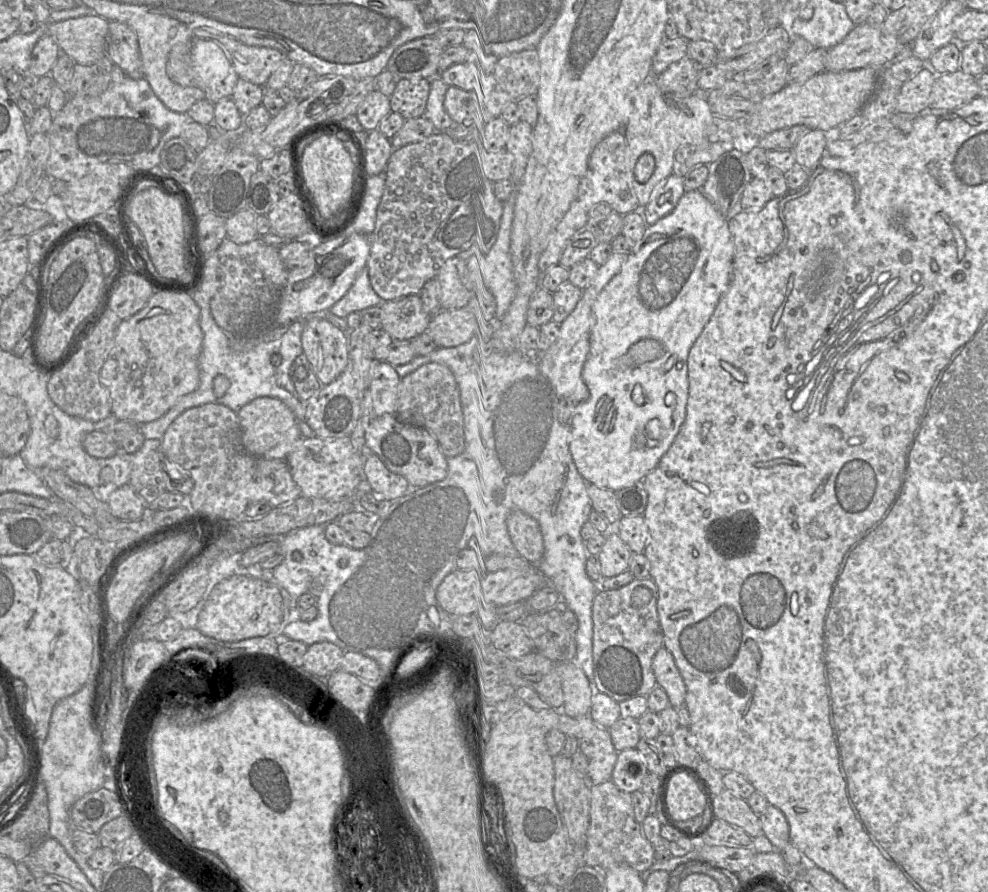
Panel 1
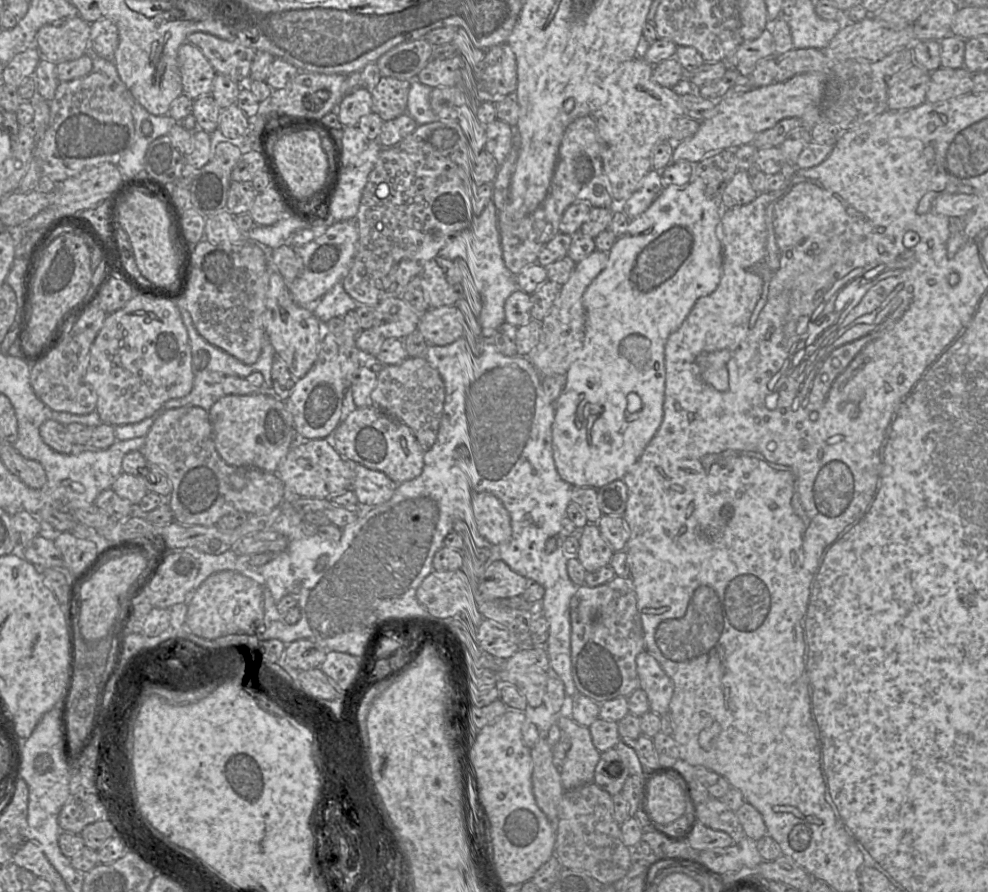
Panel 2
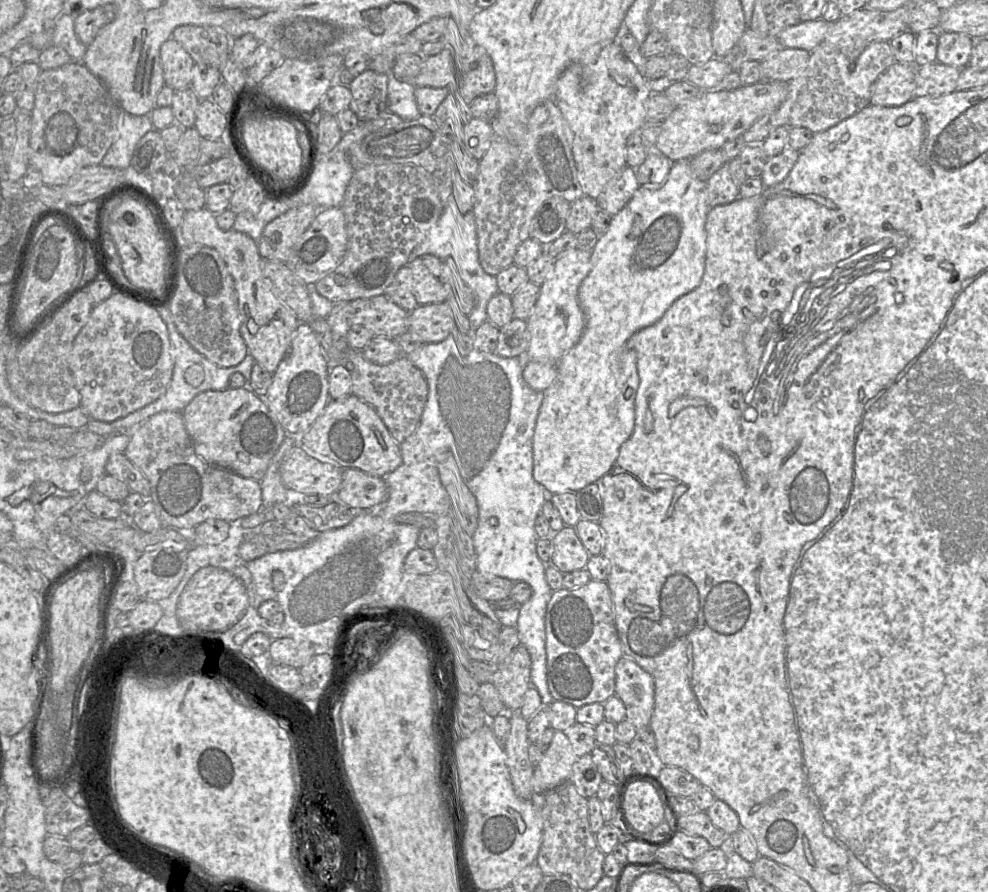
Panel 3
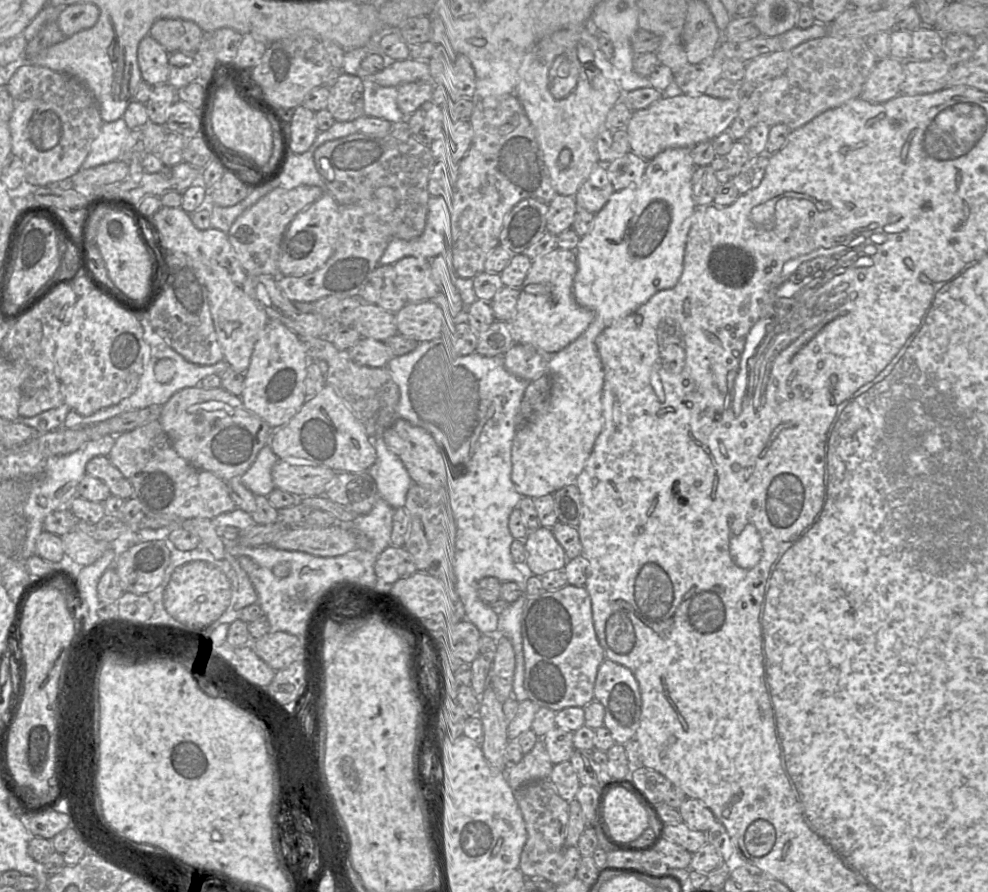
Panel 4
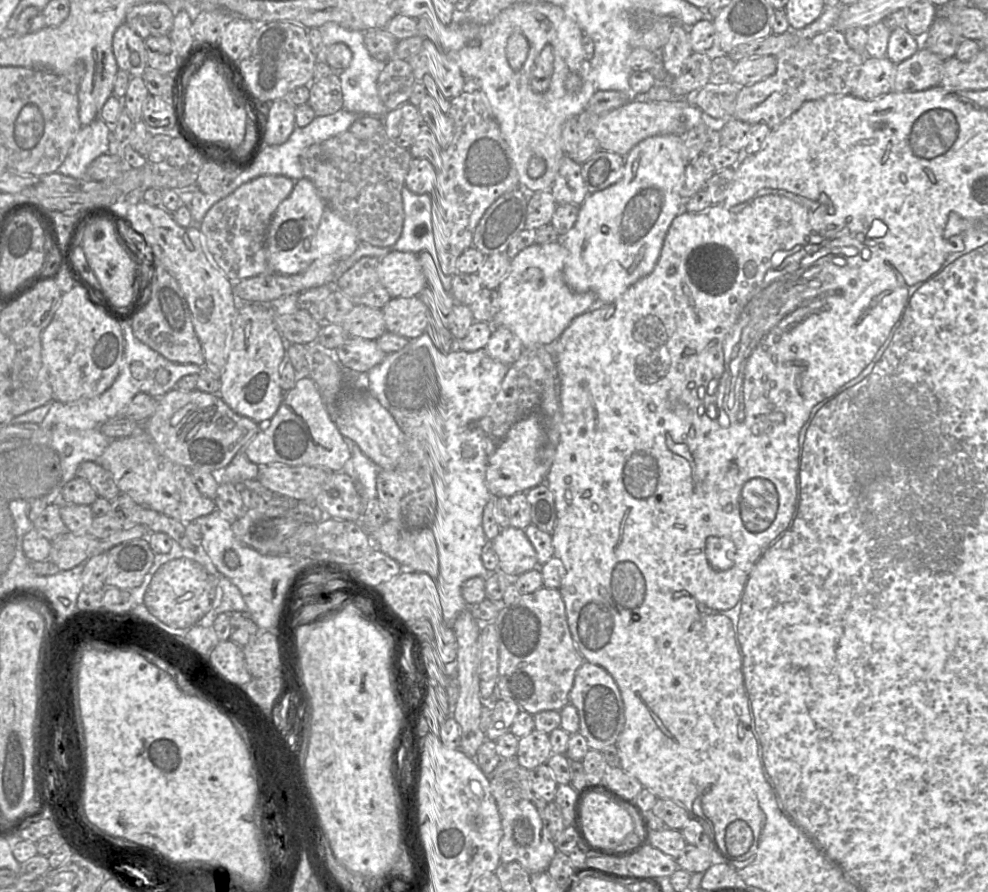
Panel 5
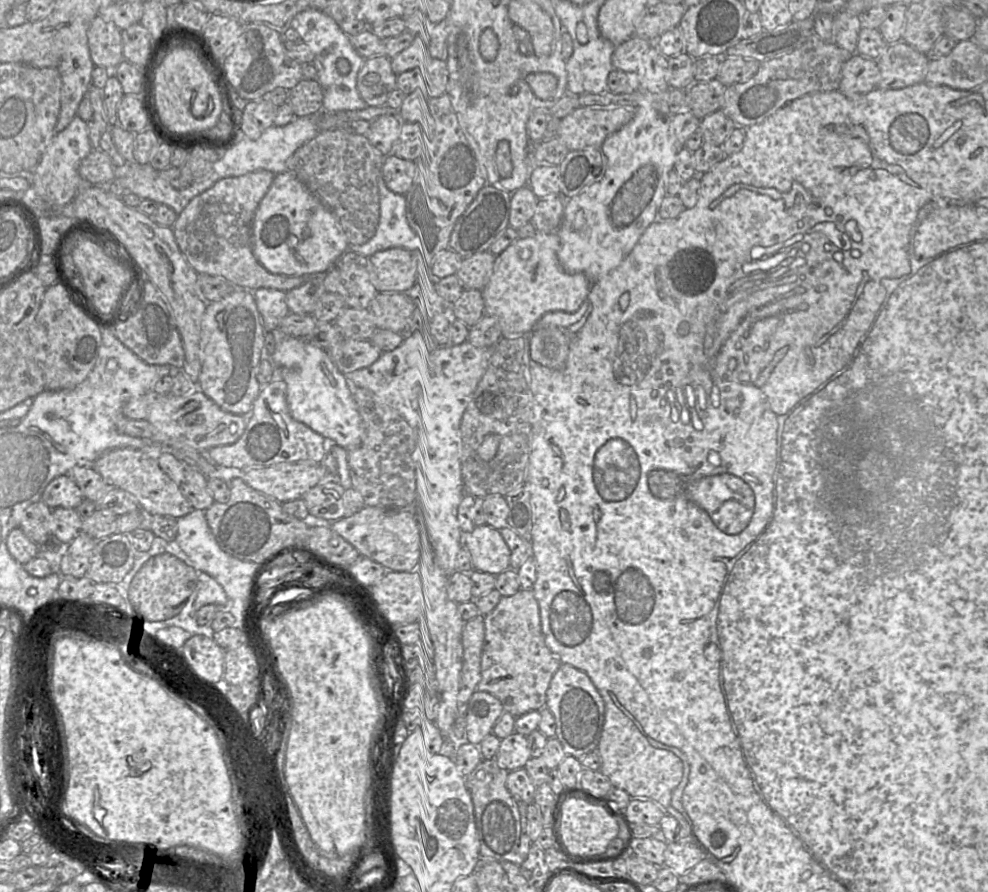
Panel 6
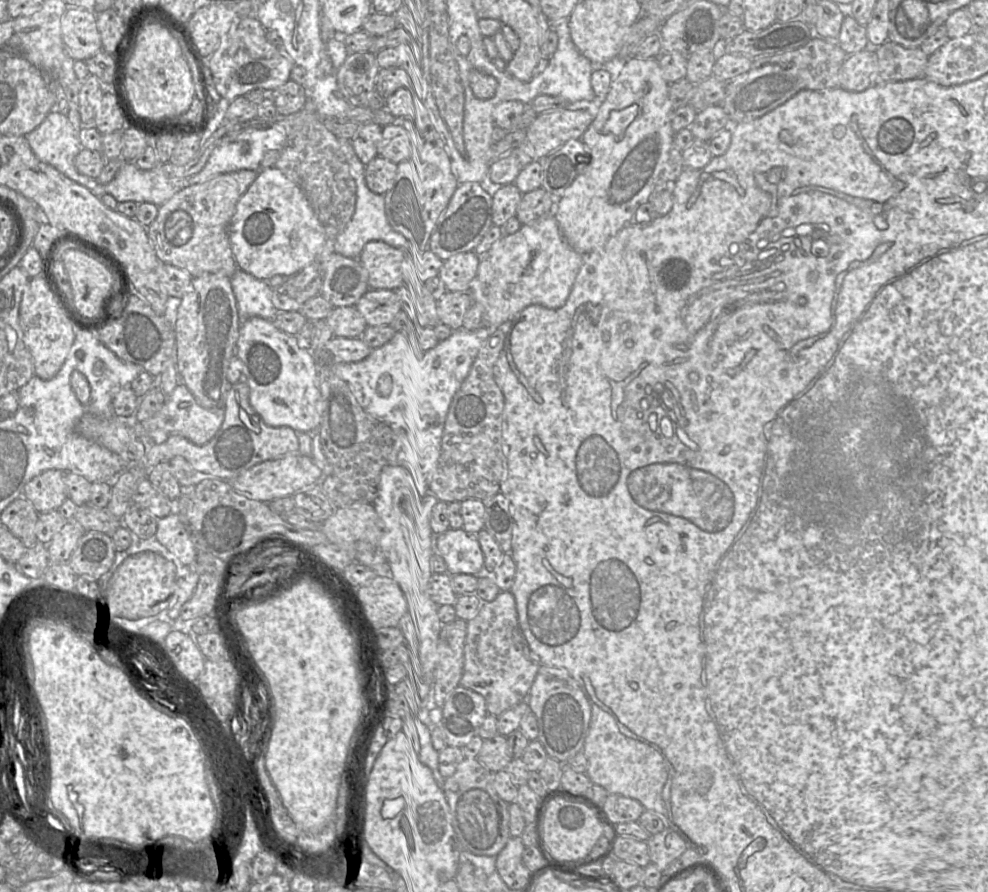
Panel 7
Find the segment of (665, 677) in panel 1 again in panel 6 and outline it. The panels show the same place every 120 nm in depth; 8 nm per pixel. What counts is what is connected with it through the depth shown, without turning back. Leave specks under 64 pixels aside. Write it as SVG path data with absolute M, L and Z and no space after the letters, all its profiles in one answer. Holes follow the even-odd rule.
M561 664L551 679L546 694L545 708L554 717L555 736L567 756L581 758L598 747L605 719L603 699L597 688L583 671Z

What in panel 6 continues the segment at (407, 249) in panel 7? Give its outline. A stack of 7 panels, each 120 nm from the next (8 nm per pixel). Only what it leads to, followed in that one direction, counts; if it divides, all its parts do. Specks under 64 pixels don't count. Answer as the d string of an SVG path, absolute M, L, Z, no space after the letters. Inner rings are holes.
M380 182L380 221L377 231L368 242L360 245L351 245L350 250L369 257L380 250L394 247L404 248L411 252L422 252L425 256L420 237L408 223L405 196L387 189L383 182Z

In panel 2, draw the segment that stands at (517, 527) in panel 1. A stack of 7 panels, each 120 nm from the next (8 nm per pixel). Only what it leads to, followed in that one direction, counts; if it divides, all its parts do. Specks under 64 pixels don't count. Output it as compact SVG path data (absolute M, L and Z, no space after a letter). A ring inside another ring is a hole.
M474 492L471 504L477 530L486 540L499 545L510 539L511 518L496 496L487 492Z

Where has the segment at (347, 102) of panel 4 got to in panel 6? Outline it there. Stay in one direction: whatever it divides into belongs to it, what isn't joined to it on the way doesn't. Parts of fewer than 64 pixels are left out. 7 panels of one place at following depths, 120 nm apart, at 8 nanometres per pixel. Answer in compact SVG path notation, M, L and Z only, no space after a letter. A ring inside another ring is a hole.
M302 79L296 86L289 89L287 103L298 117L317 115L323 111L323 89L316 80Z

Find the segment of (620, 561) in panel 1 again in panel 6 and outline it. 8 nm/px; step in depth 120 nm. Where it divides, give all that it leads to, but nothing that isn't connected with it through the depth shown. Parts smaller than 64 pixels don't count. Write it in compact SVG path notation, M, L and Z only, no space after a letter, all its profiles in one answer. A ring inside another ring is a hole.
M489 525L463 532L462 545L469 552L473 570L497 576L511 568L511 551L500 530Z

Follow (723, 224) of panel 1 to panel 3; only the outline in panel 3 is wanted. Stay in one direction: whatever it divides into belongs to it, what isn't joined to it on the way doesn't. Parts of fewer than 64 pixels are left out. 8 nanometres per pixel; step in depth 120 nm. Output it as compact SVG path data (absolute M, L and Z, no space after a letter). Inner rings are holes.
M676 161L668 176L662 182L641 185L637 189L625 207L612 217L608 230L600 235L597 244L591 250L590 271L577 291L578 303L583 308L586 316L584 332L576 343L576 345L579 345L577 349L581 349L581 352L577 352L568 361L566 360L565 367L559 367L558 363L555 365L558 371L557 376L553 384L542 393L542 404L533 436L533 477L549 494L577 492L590 484L598 482L612 469L619 455L620 446L633 433L635 427L634 396L639 388L640 378L637 370L637 353L631 347L630 339L638 331L655 324L678 298L691 292L701 283L706 259L705 222L710 208L707 202L706 182L699 180L694 175L690 161ZM602 407L610 409L607 416L600 416L599 411L596 411L596 409Z

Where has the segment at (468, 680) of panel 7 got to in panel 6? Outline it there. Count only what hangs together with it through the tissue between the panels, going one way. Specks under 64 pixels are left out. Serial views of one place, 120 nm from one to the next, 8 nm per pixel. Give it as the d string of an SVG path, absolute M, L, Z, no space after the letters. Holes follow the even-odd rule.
M521 589L512 596L502 597L497 606L484 616L481 679L477 690L495 696L505 713L517 717L543 709L551 679L561 664L546 644L539 605L531 589Z

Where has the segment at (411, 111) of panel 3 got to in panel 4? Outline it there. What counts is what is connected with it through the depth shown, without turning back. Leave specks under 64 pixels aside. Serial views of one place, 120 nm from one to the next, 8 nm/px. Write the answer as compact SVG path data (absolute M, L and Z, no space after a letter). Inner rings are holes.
M363 80L364 113L389 120L402 122L405 115L397 104L397 87L382 86L370 80Z

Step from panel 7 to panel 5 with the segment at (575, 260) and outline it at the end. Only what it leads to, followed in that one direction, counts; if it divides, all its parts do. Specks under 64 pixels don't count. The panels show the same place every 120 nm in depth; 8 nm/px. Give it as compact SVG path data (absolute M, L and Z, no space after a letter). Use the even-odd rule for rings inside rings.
M536 243L511 259L509 272L497 288L494 326L509 329L525 347L547 346L557 340L573 319L591 311L595 296L578 293L565 281L566 249L561 243Z

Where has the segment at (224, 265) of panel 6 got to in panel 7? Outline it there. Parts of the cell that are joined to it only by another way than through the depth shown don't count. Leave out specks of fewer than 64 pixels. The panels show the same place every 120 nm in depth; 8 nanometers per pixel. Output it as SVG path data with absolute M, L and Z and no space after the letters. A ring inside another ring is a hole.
M247 169L224 173L207 182L186 187L160 205L156 219L147 226L148 237L158 258L190 272L194 277L215 274L230 278L239 267L229 241L229 224L239 199L258 173Z

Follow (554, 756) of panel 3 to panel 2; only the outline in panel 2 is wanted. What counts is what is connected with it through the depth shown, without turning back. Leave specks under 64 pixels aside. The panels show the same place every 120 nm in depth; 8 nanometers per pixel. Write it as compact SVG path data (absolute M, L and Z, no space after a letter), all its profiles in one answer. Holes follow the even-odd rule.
M561 716L557 725L570 739L570 749L560 767L563 788L568 790L593 782L595 768L600 760L601 752L594 746L589 728L578 724L570 716Z

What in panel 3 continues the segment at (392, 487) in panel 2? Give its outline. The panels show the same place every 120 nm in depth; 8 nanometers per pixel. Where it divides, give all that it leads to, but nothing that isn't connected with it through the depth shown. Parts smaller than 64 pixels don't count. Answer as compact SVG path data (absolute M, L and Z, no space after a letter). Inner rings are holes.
M347 468L343 471L342 483L336 493L339 501L348 507L370 509L380 507L387 499L388 486L382 477Z

